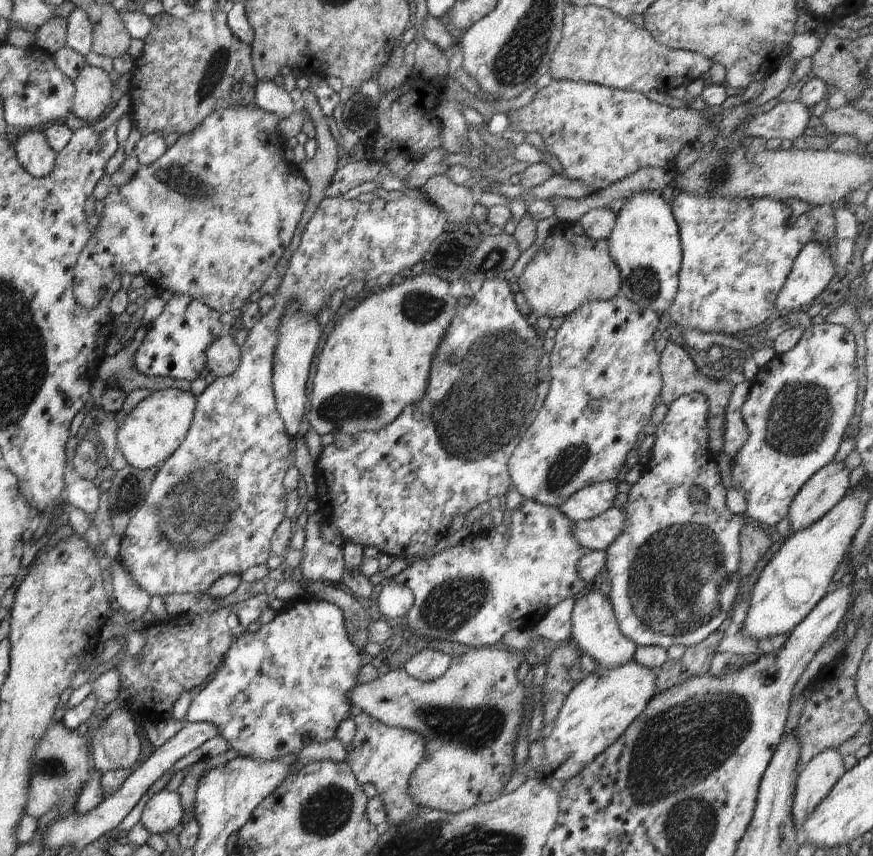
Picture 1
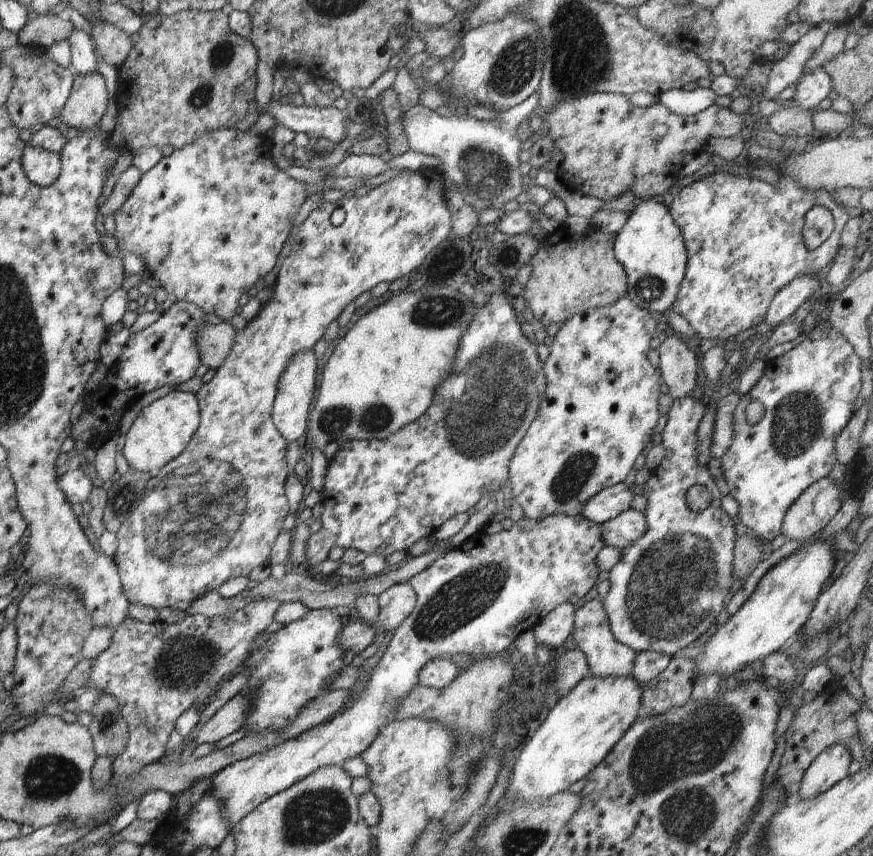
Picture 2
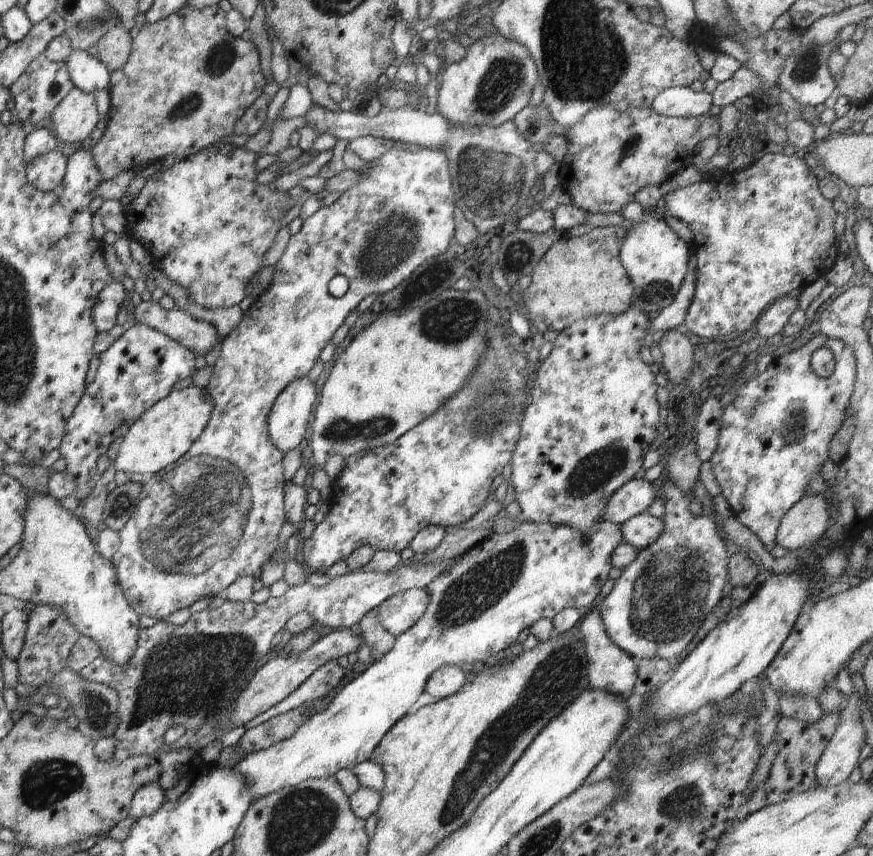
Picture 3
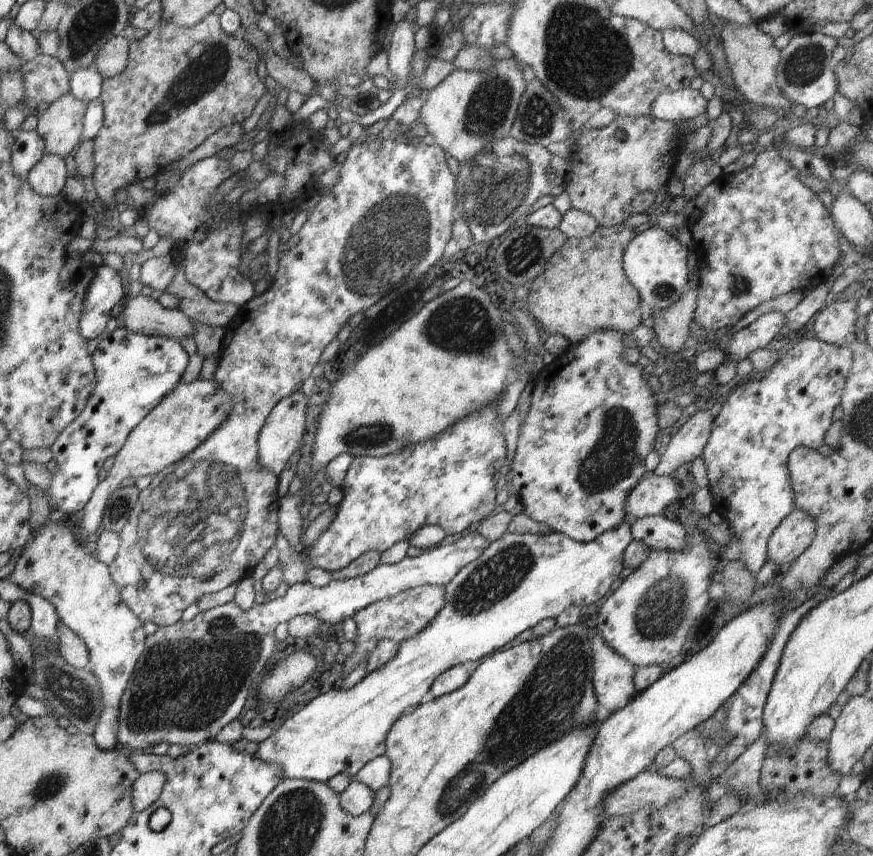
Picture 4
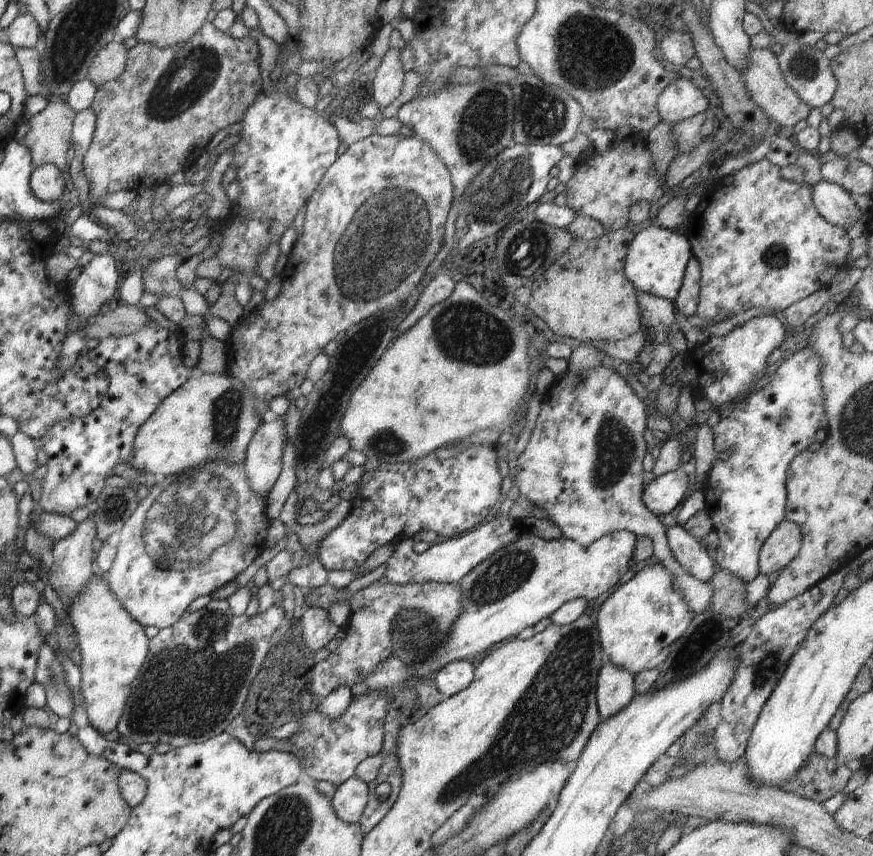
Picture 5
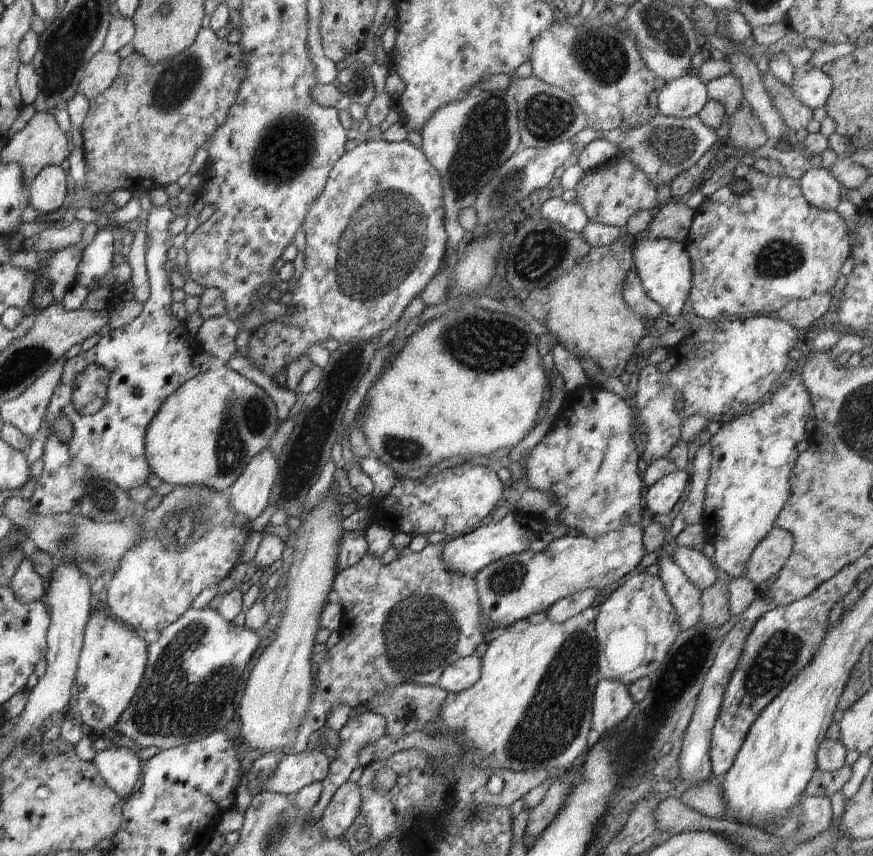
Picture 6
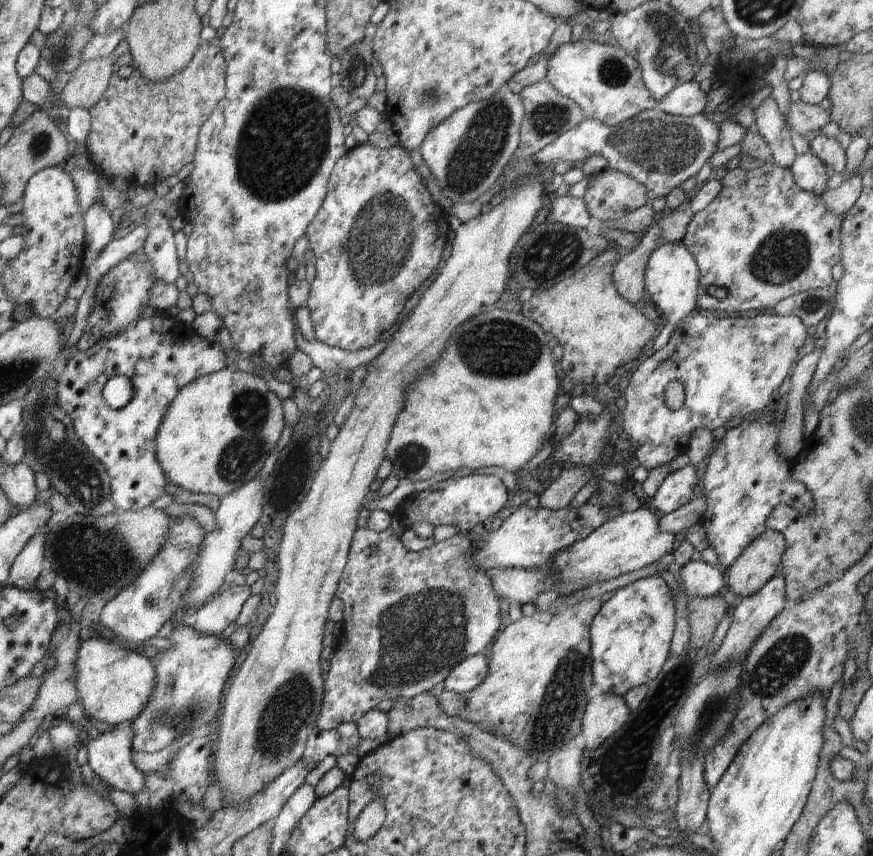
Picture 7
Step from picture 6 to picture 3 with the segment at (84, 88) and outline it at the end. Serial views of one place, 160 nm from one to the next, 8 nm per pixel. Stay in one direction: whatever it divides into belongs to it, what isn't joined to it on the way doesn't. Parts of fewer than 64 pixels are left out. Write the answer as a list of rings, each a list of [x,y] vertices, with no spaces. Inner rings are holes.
[[[122,24],[110,28],[94,46],[94,55],[109,70],[118,70],[128,62],[132,38]]]

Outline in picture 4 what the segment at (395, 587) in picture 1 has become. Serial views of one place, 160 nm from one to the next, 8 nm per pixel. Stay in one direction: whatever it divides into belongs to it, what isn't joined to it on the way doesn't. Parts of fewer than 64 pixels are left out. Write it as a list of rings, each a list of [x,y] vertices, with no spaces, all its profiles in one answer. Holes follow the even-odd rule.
[[[422,585],[413,589],[405,590],[396,596],[376,601],[357,612],[353,619],[358,626],[358,637],[352,640],[356,649],[352,656],[346,657],[342,666],[342,676],[347,676],[361,662],[367,660],[367,656],[373,651],[379,640],[388,639],[400,644],[404,639],[420,632],[438,614],[444,606],[444,587],[438,585]]]

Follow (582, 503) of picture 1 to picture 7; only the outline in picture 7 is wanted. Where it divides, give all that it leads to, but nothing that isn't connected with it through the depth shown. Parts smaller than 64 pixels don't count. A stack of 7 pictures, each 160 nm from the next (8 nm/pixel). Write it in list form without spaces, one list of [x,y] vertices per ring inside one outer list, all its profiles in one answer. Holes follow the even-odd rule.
[[[689,464],[670,473],[652,497],[657,513],[667,515],[689,502],[698,482],[695,466]]]

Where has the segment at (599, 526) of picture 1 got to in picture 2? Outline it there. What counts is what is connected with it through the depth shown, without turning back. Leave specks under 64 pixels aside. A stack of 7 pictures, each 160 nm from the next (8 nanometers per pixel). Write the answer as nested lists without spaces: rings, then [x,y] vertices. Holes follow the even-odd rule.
[[[630,507],[616,518],[600,525],[601,537],[606,546],[623,549],[639,539],[647,529],[642,511]]]

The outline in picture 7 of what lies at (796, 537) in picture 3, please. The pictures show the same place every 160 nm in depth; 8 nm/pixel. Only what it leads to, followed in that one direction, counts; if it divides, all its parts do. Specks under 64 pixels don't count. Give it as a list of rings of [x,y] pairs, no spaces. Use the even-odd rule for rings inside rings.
[[[767,528],[725,571],[726,584],[740,596],[749,597],[756,594],[780,572],[786,545],[782,534]]]

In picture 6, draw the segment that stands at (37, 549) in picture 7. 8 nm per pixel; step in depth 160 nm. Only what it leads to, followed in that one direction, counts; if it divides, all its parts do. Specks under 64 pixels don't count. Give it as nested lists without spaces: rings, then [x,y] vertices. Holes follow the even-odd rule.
[[[28,557],[20,563],[15,575],[9,580],[8,587],[23,603],[43,600],[46,593],[44,582]]]

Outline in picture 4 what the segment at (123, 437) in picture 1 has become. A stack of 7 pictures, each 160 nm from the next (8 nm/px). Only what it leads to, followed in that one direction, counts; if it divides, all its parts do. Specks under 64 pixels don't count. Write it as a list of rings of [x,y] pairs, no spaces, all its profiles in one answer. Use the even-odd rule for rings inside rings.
[[[195,380],[180,383],[156,408],[153,408],[138,426],[134,427],[125,445],[114,455],[114,464],[105,479],[95,486],[84,509],[84,518],[78,526],[79,540],[90,546],[96,529],[102,525],[102,510],[108,497],[119,487],[124,478],[154,476],[163,468],[181,461],[229,415],[232,397],[216,381]]]

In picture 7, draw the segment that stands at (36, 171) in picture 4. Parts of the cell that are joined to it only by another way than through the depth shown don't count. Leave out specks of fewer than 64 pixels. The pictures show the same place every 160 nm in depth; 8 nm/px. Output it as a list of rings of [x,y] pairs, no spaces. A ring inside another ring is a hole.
[[[46,167],[39,170],[32,175],[32,178],[29,178],[21,200],[20,212],[24,217],[22,225],[24,225],[24,230],[26,230],[23,236],[25,243],[22,252],[18,257],[10,260],[1,276],[4,288],[17,306],[22,303],[29,304],[36,315],[42,318],[50,318],[67,297],[68,287],[81,272],[86,270],[83,264],[85,249],[84,215],[79,207],[73,178],[61,167]]]

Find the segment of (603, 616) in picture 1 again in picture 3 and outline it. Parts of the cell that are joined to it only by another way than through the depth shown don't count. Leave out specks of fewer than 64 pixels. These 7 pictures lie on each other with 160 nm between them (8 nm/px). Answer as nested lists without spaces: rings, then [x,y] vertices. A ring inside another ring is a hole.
[[[590,611],[580,624],[586,646],[587,678],[593,689],[605,690],[620,695],[624,700],[633,693],[637,677],[637,660],[616,646],[608,636],[599,611]]]

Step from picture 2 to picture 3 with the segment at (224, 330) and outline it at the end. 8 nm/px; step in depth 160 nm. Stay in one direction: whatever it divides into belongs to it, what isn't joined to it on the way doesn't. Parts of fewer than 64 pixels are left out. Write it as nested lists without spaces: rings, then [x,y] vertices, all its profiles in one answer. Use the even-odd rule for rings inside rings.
[[[152,300],[135,306],[135,320],[168,335],[188,347],[195,356],[206,356],[220,338],[213,324],[194,318],[176,307],[164,309]]]

